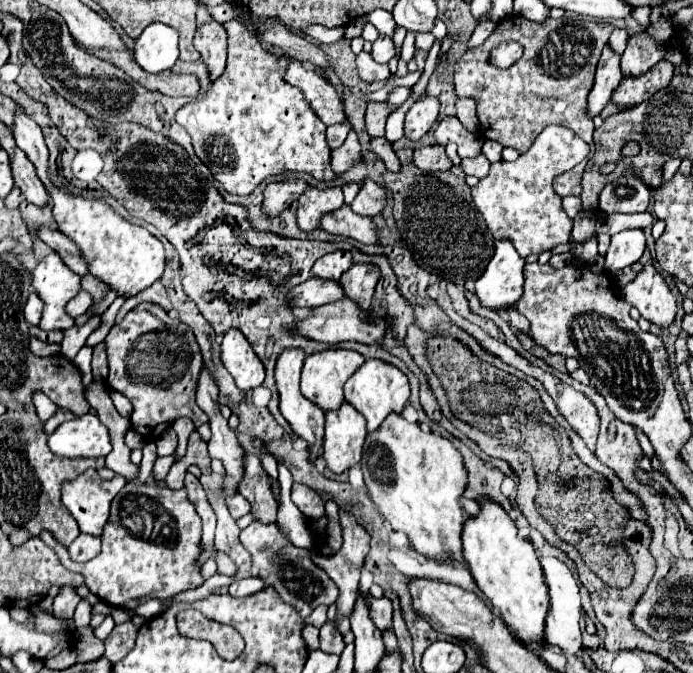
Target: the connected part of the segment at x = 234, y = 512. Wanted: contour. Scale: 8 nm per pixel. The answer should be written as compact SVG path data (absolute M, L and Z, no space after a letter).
M235 493L233 497L227 497L227 507L229 507L229 513L231 513L233 519L241 519L251 509L249 501L243 495L239 495L239 493Z

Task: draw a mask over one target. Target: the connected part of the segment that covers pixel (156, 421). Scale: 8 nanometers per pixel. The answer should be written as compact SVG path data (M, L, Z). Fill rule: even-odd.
M139 305L137 309L129 311L125 315L125 319L121 323L117 323L105 337L107 361L109 361L107 387L125 395L133 403L135 411L131 415L131 427L145 441L155 441L179 417L189 417L195 427L207 423L207 415L195 403L195 389L197 389L199 373L203 367L203 359L201 359L201 351L195 341L195 335L191 329L185 333L155 333L155 331L163 331L163 329L165 329L165 323L161 323L155 315L145 311L143 305Z

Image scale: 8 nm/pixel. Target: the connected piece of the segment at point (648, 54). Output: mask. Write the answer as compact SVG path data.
M649 33L631 35L627 41L627 49L621 57L621 73L625 77L639 77L655 63L659 63L665 55L665 47L661 47Z

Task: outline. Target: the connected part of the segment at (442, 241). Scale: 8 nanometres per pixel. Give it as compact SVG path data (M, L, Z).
M397 151L401 159L401 171L383 175L385 185L393 191L393 215L413 259L425 271L437 271L445 281L465 285L467 281L477 281L495 251L495 239L475 209L471 199L471 189L465 183L465 173L459 165L445 173L419 173L413 163L413 151Z

